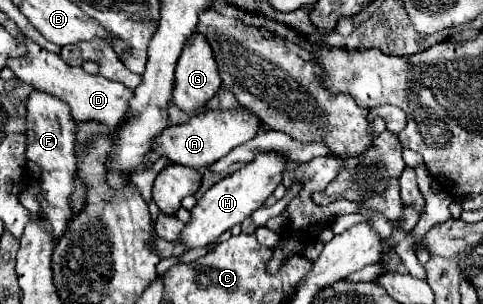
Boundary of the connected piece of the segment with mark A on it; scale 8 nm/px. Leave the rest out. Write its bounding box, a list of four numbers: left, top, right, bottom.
[152,109,260,169]

